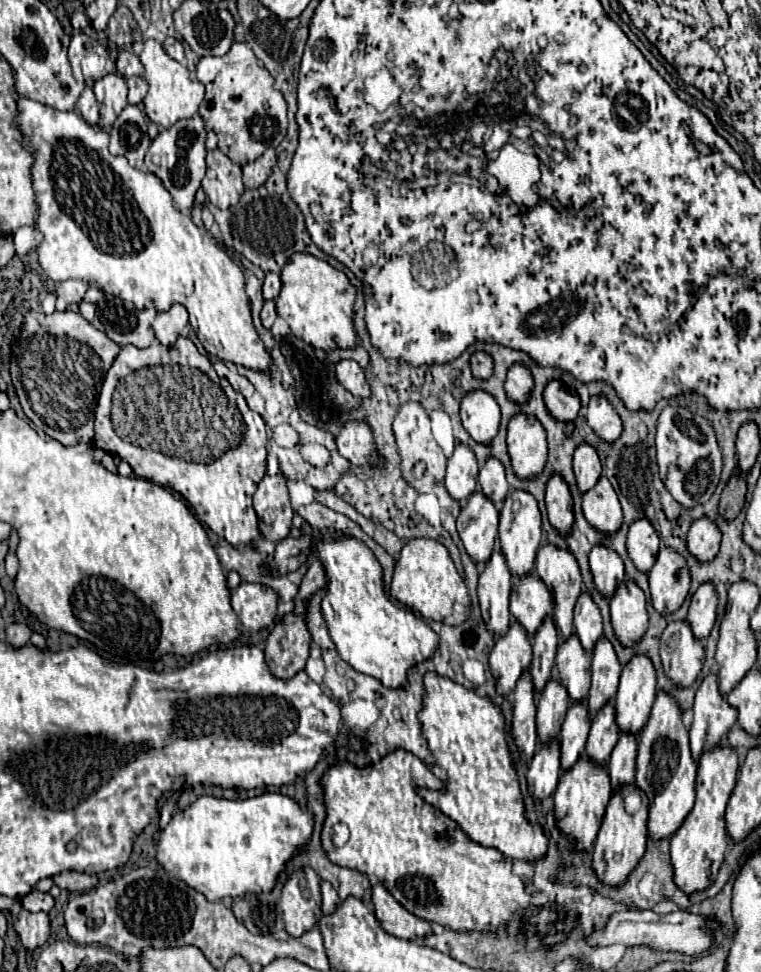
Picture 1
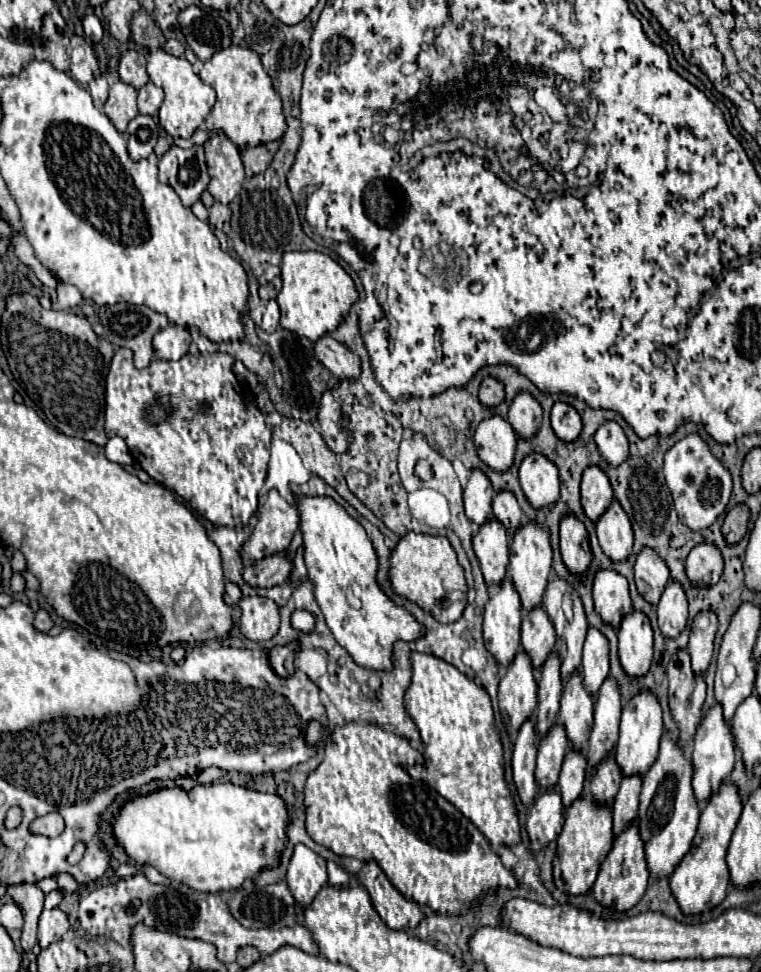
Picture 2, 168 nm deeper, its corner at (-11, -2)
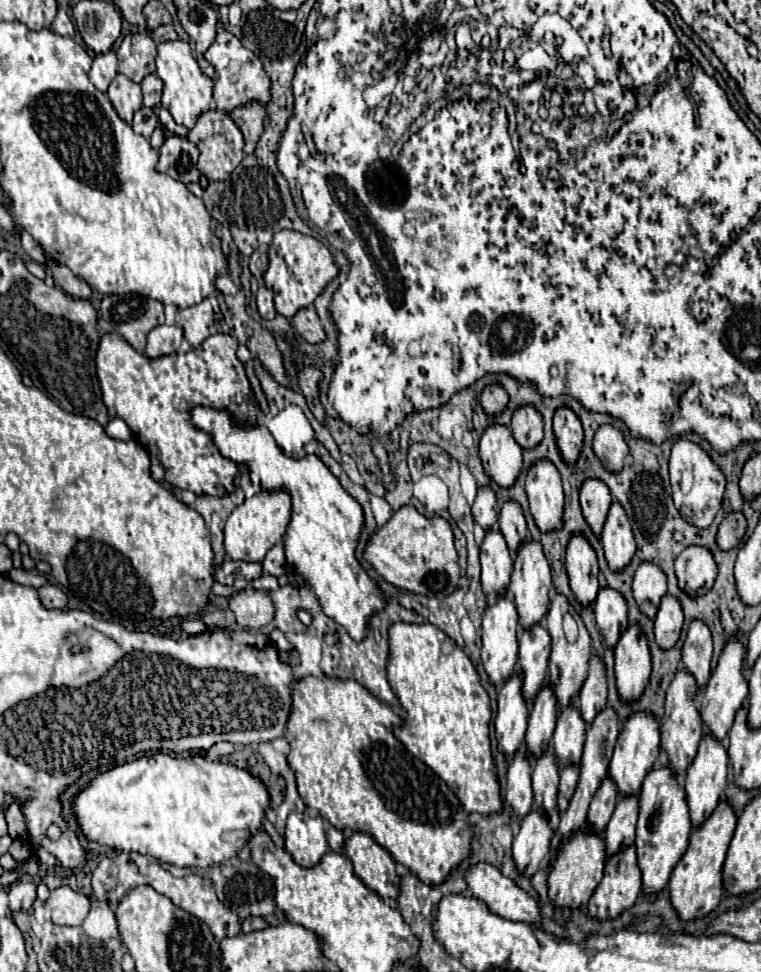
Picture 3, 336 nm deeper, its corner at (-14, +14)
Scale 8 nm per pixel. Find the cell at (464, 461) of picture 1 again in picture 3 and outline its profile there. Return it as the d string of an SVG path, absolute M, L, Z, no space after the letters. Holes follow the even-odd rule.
M478 486L478 494L476 494L476 500L472 504L472 514L474 514L474 520L484 530L488 530L496 524L498 502L496 502L496 494L492 492L490 486Z

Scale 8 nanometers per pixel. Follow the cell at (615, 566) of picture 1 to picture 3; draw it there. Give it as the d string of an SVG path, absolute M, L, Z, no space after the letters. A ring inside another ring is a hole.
M610 586L600 588L594 602L594 614L606 644L614 648L624 628L628 628L628 604L624 596Z

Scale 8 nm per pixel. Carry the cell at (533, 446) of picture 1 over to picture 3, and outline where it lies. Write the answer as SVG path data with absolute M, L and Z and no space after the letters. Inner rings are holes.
M542 458L528 468L526 494L528 494L530 512L536 520L536 526L542 532L560 528L564 492L562 492L560 474L548 458Z

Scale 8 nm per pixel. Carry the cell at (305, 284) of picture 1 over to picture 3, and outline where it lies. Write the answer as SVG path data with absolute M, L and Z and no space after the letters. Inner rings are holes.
M294 230L276 232L268 250L268 258L270 258L270 266L264 274L264 282L268 288L274 290L276 312L286 316L288 320L292 320L298 310L312 306L314 300L340 272L330 250L320 240Z

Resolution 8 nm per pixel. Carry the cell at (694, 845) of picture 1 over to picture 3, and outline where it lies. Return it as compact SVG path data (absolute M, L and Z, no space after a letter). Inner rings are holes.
M722 798L720 804L716 806L716 810L710 814L710 818L704 820L704 824L700 824L692 832L690 846L688 846L686 854L682 856L682 860L674 866L674 870L670 874L670 882L668 882L670 902L682 920L702 918L718 906L722 892L724 892L722 868L724 868L724 860L728 854L728 846L730 846L734 828L736 828L736 812L732 810L730 802L726 798Z

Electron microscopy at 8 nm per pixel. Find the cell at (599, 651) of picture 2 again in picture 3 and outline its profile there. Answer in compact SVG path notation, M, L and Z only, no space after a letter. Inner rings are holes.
M596 654L590 656L590 672L586 682L580 688L578 704L580 704L582 718L588 724L594 720L596 712L600 712L600 708L604 708L606 704L606 666L602 658Z

